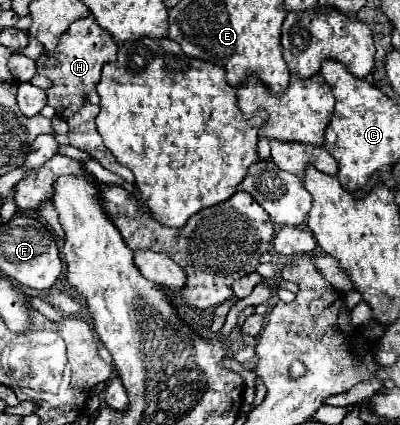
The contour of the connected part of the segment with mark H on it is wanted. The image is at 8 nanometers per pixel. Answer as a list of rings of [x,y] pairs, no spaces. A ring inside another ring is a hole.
[[[94,16],[76,20],[66,34],[62,34],[56,50],[46,52],[38,58],[38,74],[44,74],[52,80],[52,86],[46,90],[48,94],[48,106],[56,110],[56,114],[64,120],[68,120],[72,114],[76,114],[84,102],[84,98],[92,104],[98,104],[98,92],[96,84],[100,82],[100,70],[104,64],[112,62],[118,54],[118,46],[112,40],[112,36],[98,26]]]

